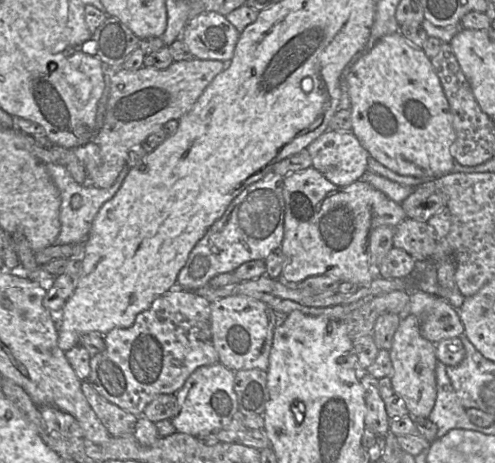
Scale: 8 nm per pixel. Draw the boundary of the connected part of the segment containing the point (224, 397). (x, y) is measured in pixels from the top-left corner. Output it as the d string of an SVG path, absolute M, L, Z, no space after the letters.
M217 362L197 368L176 392L175 415L171 419L177 432L194 437L215 433L228 425L239 410L234 390L235 372Z

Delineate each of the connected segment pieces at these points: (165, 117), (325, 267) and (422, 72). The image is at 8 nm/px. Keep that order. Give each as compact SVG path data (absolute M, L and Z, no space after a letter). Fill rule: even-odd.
M191 60L173 62L166 69L142 66L138 70L119 69L110 82L110 93L104 124L94 143L99 147L99 166L90 173L94 187L111 187L127 165L128 152L141 145L146 138L163 129L169 120L179 120L188 113L212 80L226 68L218 60Z
M309 167L284 177L283 196L285 201L284 236L281 244L283 267L281 279L285 284L298 284L311 276L325 275L341 282L352 282L359 286L373 280L375 266L369 266L368 245L372 232L380 226L396 227L406 219L399 203L366 181L359 179L347 186L330 182L314 167Z
M399 31L386 35L351 66L345 80L351 100L352 132L375 160L397 174L417 178L436 179L452 172L452 114L439 77L422 48L410 45Z

